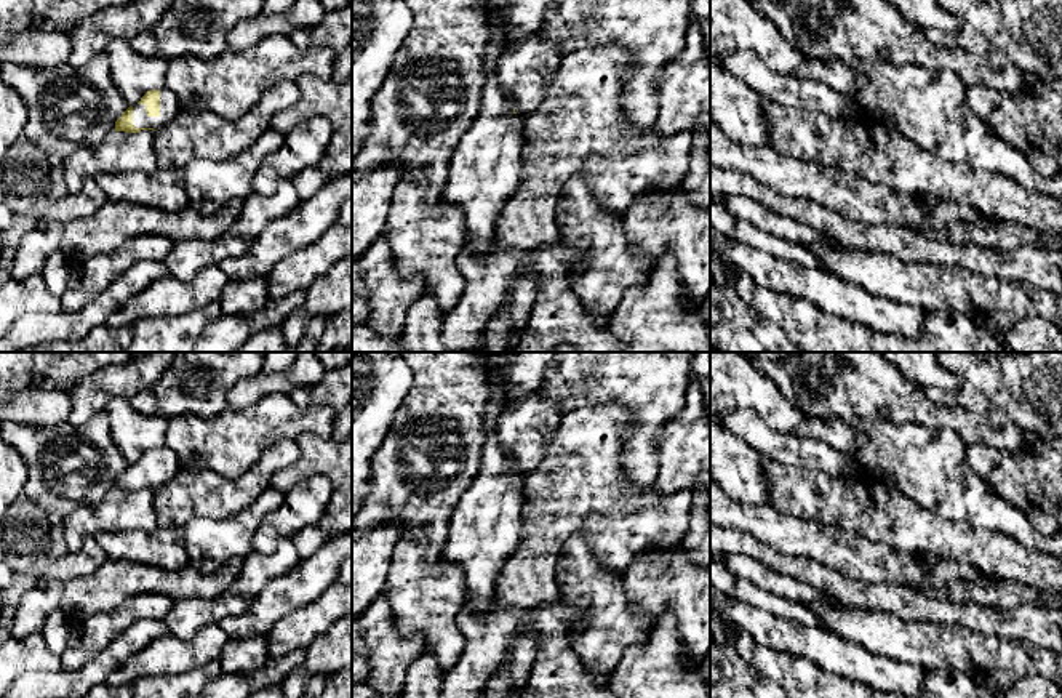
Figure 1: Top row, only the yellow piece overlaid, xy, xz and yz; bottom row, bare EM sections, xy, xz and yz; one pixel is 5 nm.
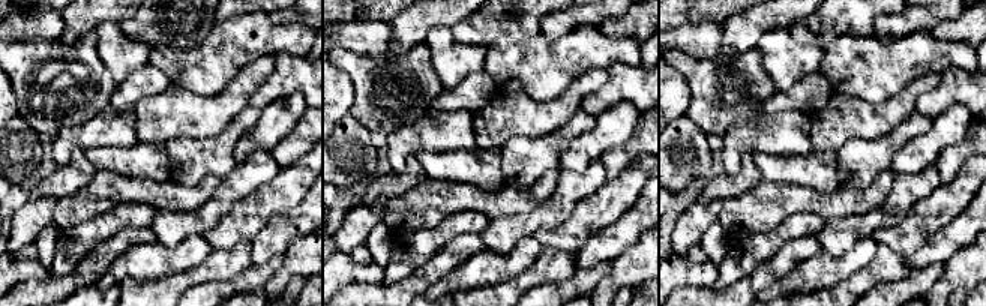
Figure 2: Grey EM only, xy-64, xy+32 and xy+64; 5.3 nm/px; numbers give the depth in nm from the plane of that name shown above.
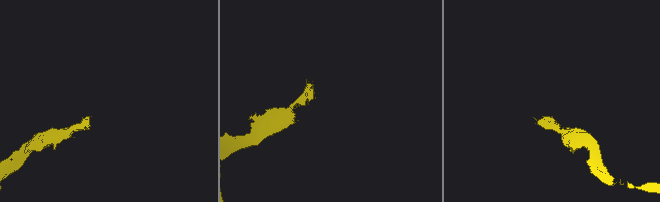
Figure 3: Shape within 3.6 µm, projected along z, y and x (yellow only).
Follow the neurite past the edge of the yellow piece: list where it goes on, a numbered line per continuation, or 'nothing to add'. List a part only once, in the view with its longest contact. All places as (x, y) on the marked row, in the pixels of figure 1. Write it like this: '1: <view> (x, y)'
1: xy (170, 106)

